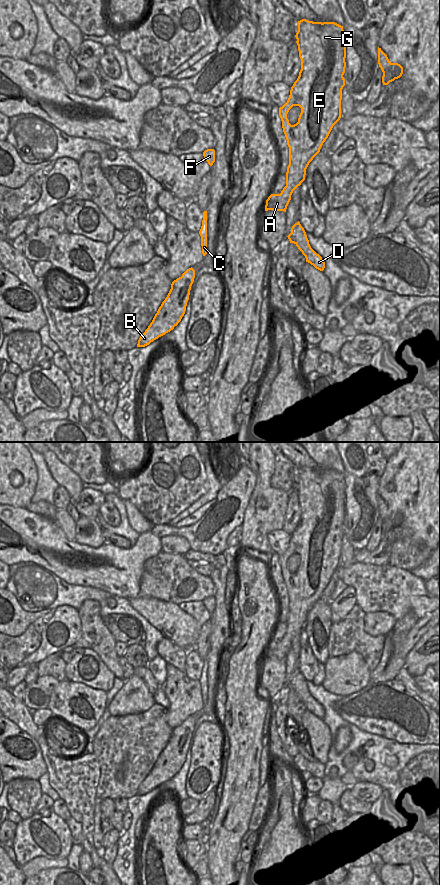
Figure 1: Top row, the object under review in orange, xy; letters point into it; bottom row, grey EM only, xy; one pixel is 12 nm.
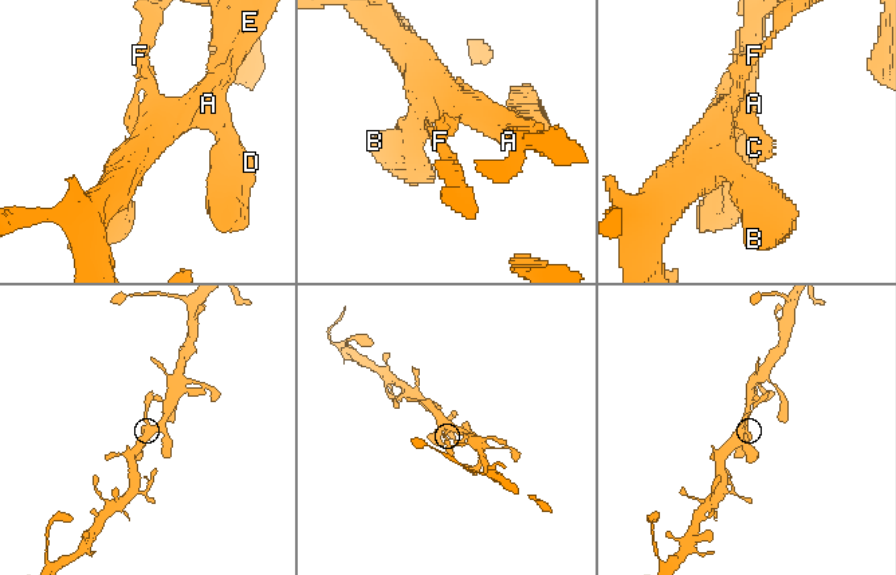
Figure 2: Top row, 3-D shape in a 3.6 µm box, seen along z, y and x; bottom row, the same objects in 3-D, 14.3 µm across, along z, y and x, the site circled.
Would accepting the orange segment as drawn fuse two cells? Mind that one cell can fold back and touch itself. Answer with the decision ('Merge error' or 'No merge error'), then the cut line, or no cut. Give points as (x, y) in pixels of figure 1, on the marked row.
No merge error. No split.

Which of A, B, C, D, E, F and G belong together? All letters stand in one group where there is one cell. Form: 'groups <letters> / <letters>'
groups A B C D E F G

